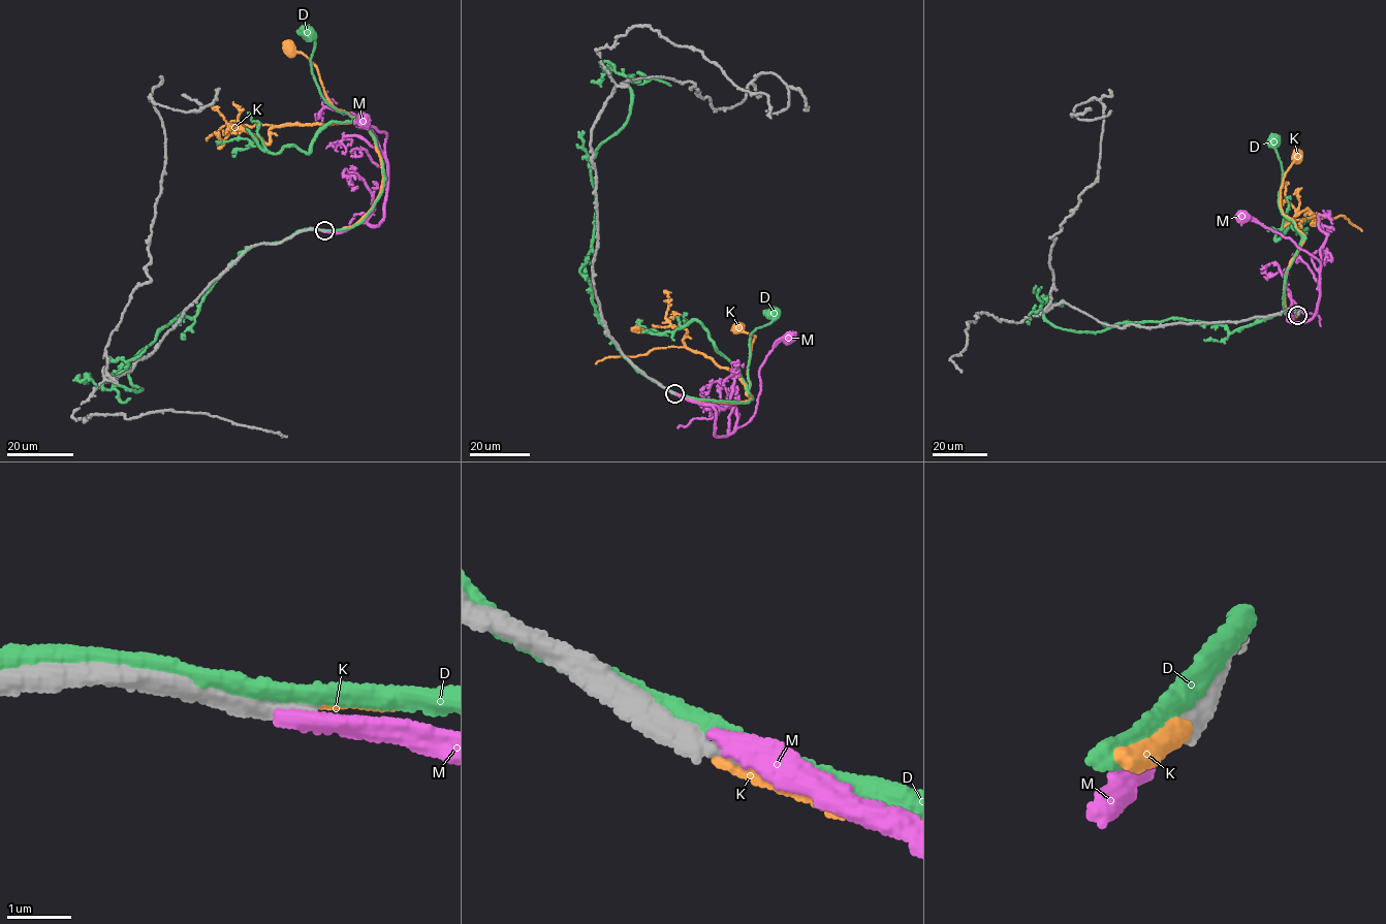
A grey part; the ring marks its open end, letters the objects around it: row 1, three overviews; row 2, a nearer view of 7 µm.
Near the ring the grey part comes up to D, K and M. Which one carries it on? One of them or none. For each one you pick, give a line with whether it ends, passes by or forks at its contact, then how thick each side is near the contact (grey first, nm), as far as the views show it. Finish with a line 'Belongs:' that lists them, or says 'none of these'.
Belongs: none of these

